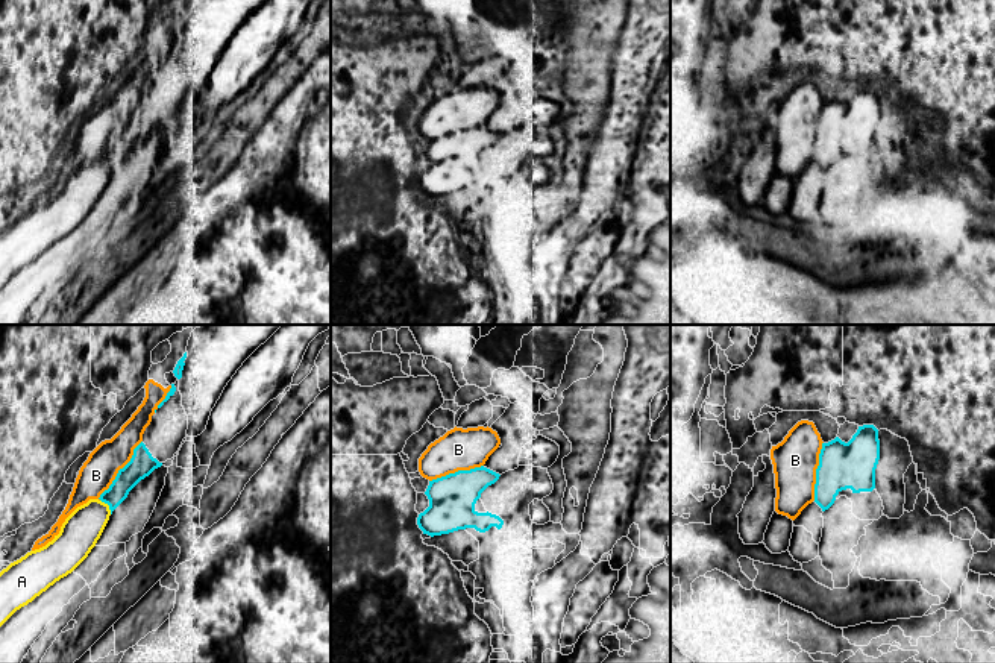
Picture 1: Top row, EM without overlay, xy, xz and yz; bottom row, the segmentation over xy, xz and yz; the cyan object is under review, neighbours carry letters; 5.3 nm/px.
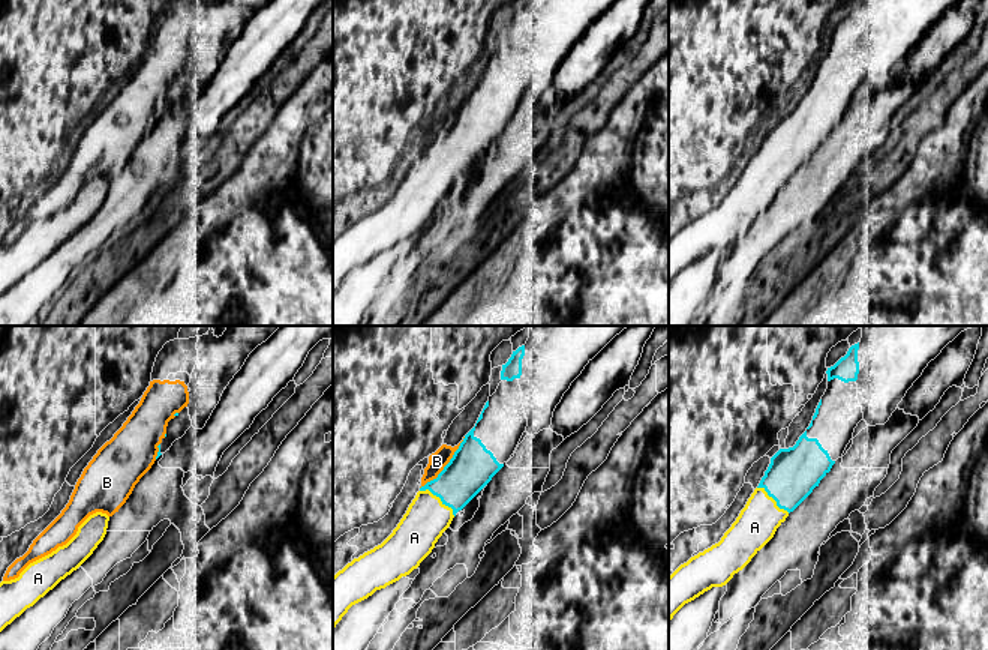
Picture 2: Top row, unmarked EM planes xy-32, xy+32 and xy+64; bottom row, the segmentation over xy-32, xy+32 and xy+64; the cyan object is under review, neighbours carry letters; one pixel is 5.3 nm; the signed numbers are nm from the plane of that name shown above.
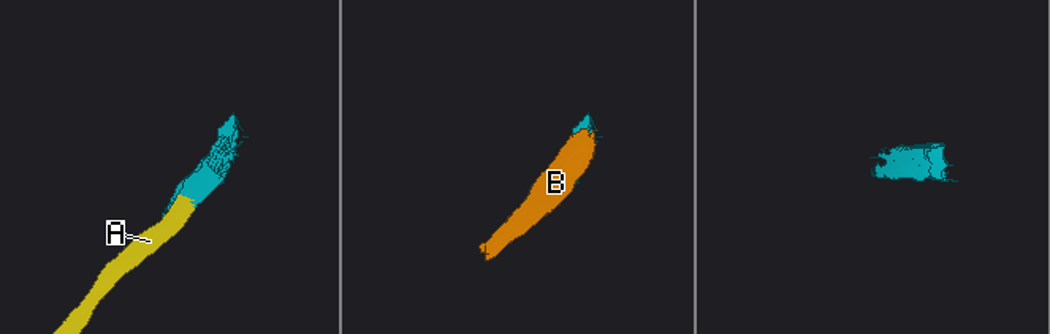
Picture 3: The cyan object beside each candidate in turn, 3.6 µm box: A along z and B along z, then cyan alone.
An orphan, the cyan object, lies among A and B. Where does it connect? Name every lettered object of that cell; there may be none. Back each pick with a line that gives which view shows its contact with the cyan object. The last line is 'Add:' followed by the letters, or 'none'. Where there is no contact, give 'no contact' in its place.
A: meets cyan in xy
Add: A

